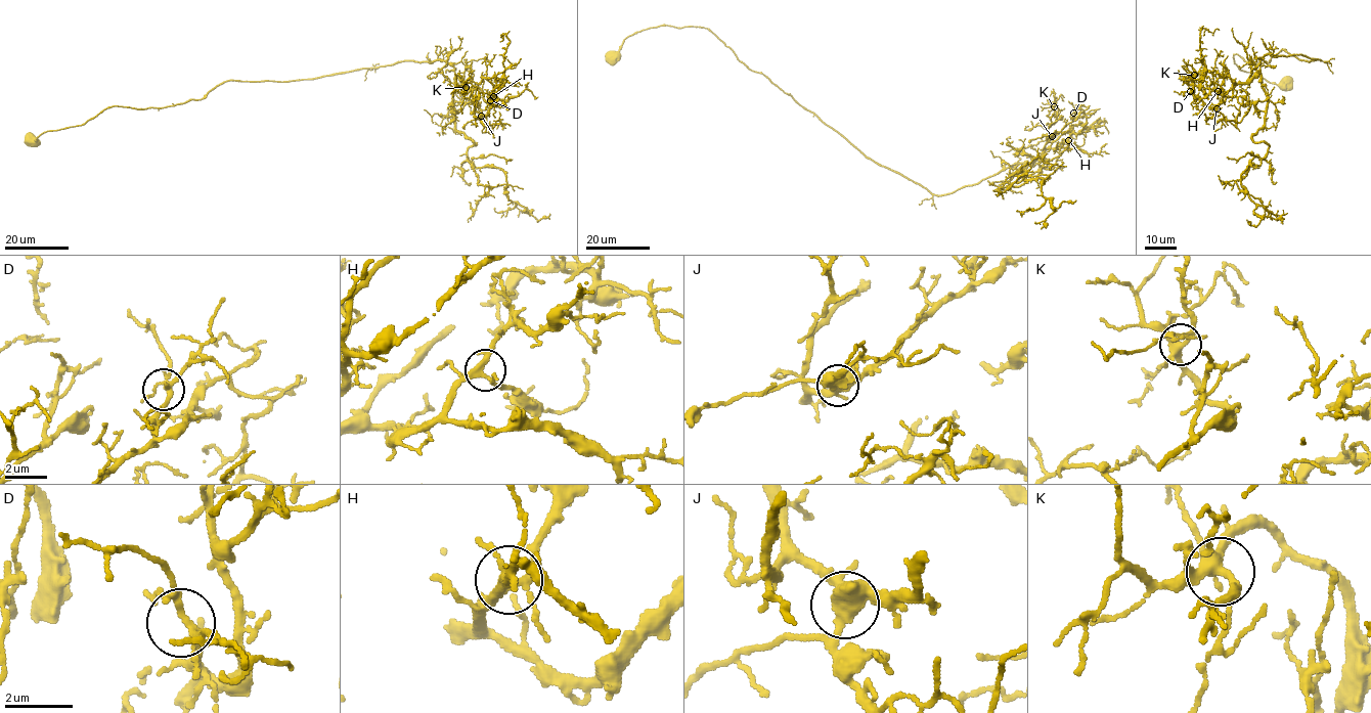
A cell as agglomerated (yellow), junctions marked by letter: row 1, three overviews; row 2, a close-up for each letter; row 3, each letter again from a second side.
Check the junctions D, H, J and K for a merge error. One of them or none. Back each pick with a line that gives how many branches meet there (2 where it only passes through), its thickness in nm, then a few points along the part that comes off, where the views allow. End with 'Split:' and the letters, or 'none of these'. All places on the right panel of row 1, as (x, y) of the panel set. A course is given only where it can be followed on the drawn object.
Split: none of these

